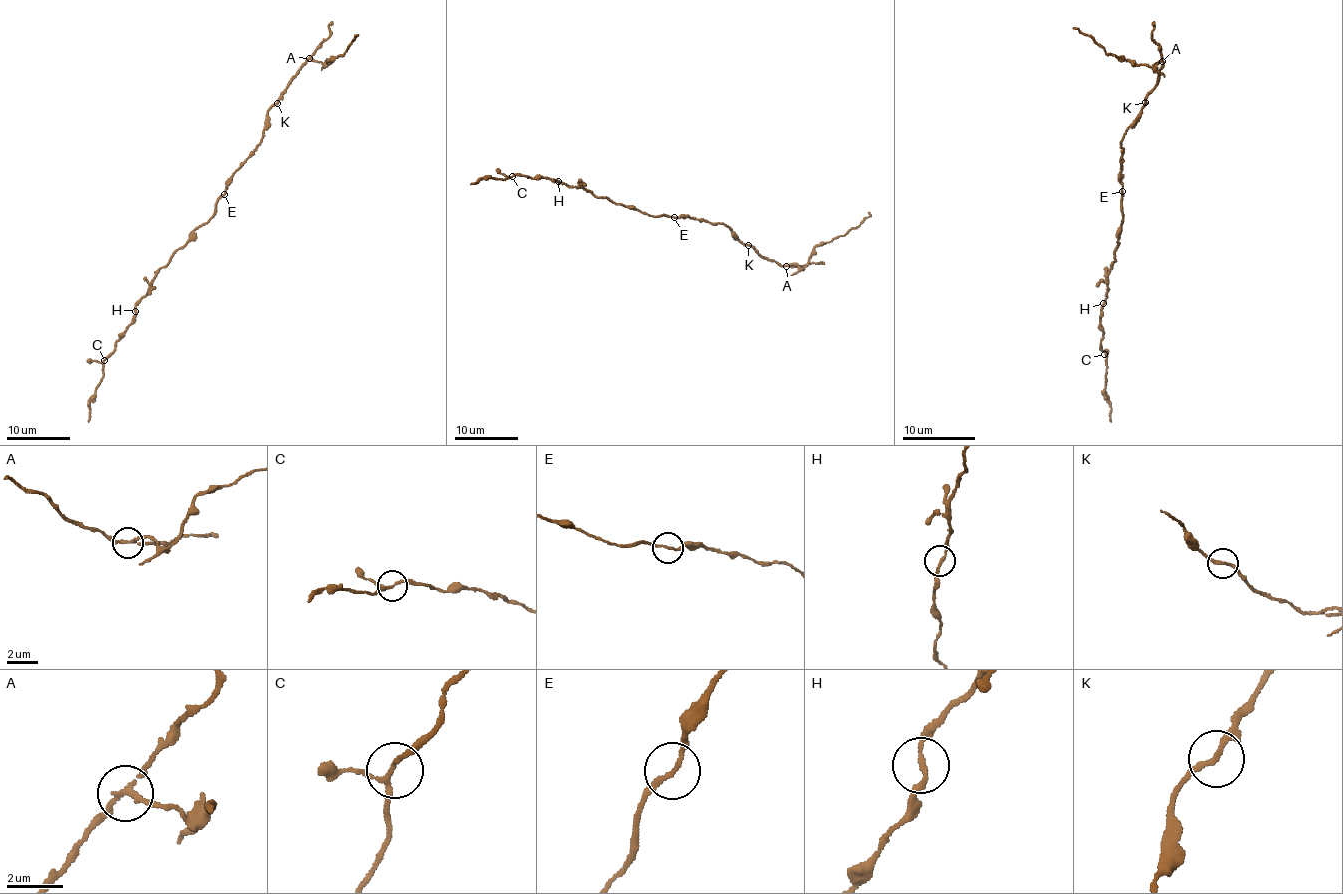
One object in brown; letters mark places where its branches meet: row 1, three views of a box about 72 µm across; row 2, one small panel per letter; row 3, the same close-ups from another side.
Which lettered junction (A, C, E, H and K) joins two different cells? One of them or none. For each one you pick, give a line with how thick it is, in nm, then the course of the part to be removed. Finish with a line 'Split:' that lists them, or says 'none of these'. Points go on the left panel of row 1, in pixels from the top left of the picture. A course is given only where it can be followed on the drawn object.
A: Thickness 150 nm. Course of the part to remove: (310, 58), (327, 63), (343, 54), (356, 36), (354, 35)
Split: A

